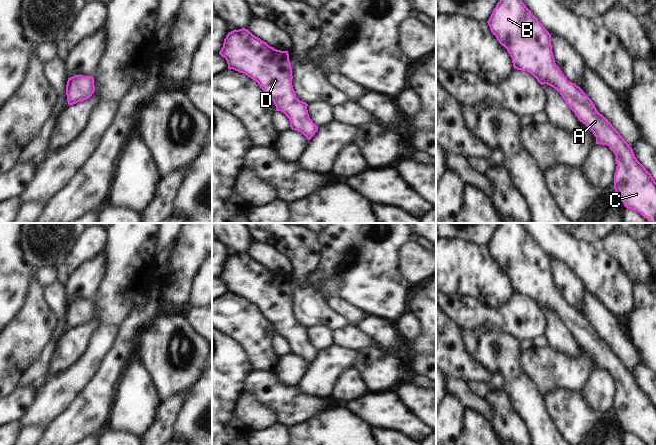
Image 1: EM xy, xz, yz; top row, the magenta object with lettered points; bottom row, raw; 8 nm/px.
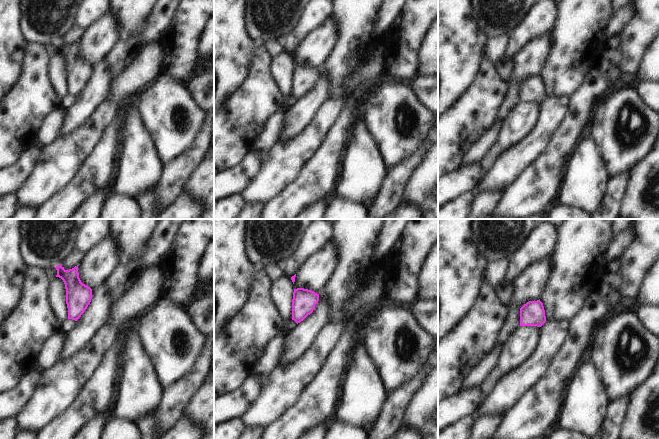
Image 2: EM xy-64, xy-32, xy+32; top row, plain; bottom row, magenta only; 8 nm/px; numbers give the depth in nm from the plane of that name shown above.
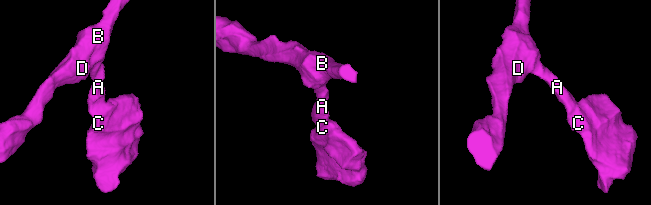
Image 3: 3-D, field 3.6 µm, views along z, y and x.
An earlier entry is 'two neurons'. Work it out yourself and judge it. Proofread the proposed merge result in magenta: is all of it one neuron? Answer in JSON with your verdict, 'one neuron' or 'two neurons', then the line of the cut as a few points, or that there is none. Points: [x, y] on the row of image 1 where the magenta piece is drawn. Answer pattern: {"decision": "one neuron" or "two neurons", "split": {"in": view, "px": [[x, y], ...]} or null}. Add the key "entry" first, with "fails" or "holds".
{"entry": "fails", "decision": "one neuron", "split": null}

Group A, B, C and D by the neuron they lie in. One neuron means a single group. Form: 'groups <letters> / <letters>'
groups A B C D

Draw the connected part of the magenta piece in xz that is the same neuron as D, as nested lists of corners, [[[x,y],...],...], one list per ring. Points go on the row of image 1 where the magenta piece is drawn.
[[[242,28],[229,32],[219,54],[224,57],[228,69],[243,73],[256,81],[269,96],[276,111],[283,112],[292,130],[301,132],[310,140],[318,131],[310,119],[306,102],[300,101],[292,86],[292,67],[288,51],[269,46]]]

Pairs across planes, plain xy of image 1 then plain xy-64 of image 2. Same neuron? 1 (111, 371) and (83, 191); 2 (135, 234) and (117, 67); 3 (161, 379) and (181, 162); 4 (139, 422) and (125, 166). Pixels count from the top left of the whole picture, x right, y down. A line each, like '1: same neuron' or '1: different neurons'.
1: same neuron
2: same neuron
3: different neurons
4: same neuron

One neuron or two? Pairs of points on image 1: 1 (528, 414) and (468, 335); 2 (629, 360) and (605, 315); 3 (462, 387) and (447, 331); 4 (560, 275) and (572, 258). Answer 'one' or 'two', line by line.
1: one
2: one
3: two
4: two

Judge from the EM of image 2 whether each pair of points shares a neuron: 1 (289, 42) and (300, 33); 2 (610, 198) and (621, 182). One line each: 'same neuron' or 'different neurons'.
1: same neuron
2: same neuron

